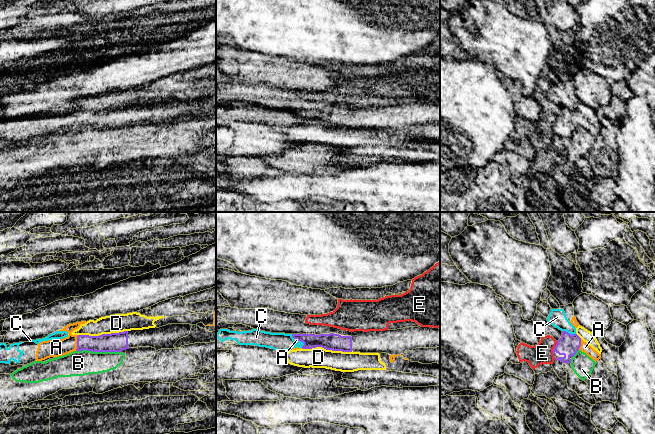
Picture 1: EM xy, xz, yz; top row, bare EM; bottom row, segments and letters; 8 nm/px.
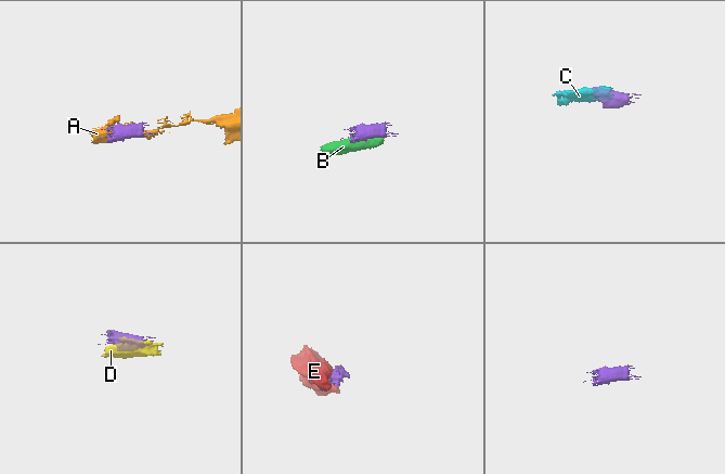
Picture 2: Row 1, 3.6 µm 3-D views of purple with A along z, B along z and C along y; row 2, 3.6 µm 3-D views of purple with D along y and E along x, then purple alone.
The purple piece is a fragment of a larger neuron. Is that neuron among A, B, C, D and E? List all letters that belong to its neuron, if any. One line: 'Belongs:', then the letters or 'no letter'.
Belongs: no letter

